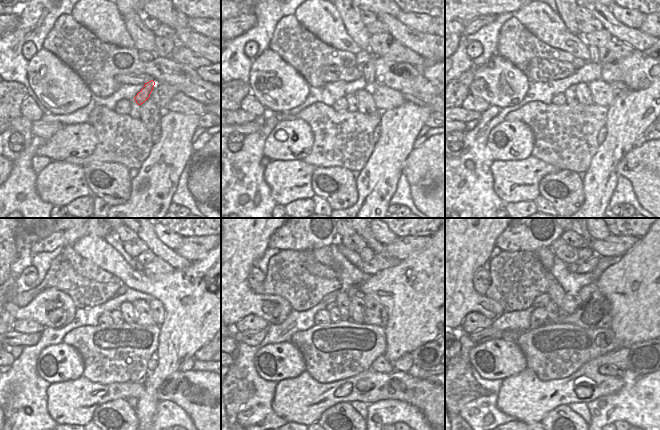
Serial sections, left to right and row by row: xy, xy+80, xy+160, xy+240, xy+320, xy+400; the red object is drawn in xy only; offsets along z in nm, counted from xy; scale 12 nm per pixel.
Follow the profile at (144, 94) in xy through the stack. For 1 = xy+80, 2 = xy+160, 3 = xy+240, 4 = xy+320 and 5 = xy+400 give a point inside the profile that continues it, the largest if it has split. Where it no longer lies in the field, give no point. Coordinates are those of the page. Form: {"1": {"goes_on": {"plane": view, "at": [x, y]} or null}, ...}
{"1": {"goes_on": {"plane": "xy+80", "at": [368, 69]}}, "2": {"goes_on": {"plane": "xy+160", "at": [594, 56]}}, "3": {"goes_on": {"plane": "xy+240", "at": [138, 266]}}, "4": {"goes_on": {"plane": "xy+320", "at": [352, 256]}}, "5": {"goes_on": {"plane": "xy+400", "at": [566, 253]}}}

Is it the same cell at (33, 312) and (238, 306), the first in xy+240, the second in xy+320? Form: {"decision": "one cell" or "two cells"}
{"decision": "one cell"}

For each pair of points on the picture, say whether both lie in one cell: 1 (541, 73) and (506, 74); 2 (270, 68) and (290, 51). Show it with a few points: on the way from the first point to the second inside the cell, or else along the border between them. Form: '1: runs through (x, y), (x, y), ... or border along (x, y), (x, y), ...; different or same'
1: border along (523, 72), (530, 82); different
2: border along (269, 47), (276, 51), (299, 73); different

